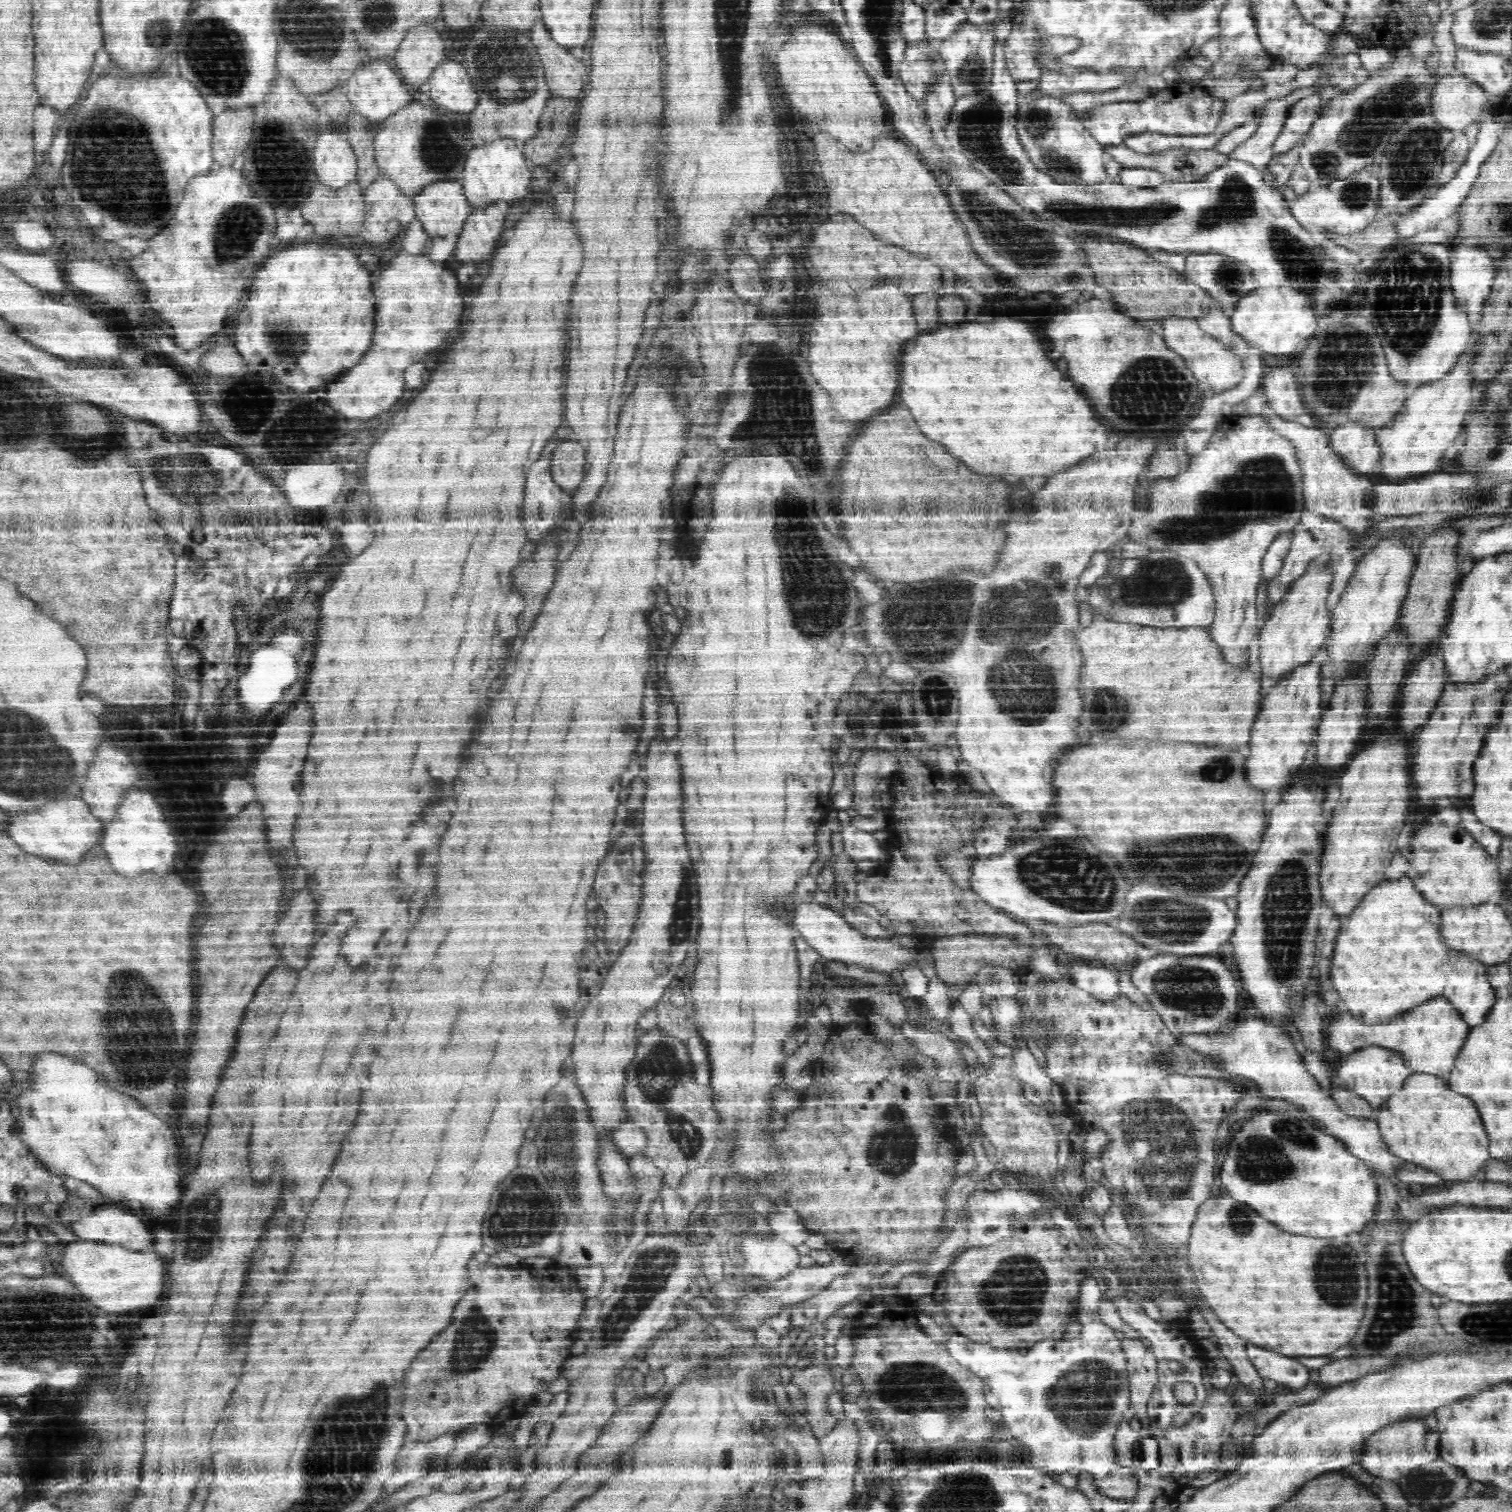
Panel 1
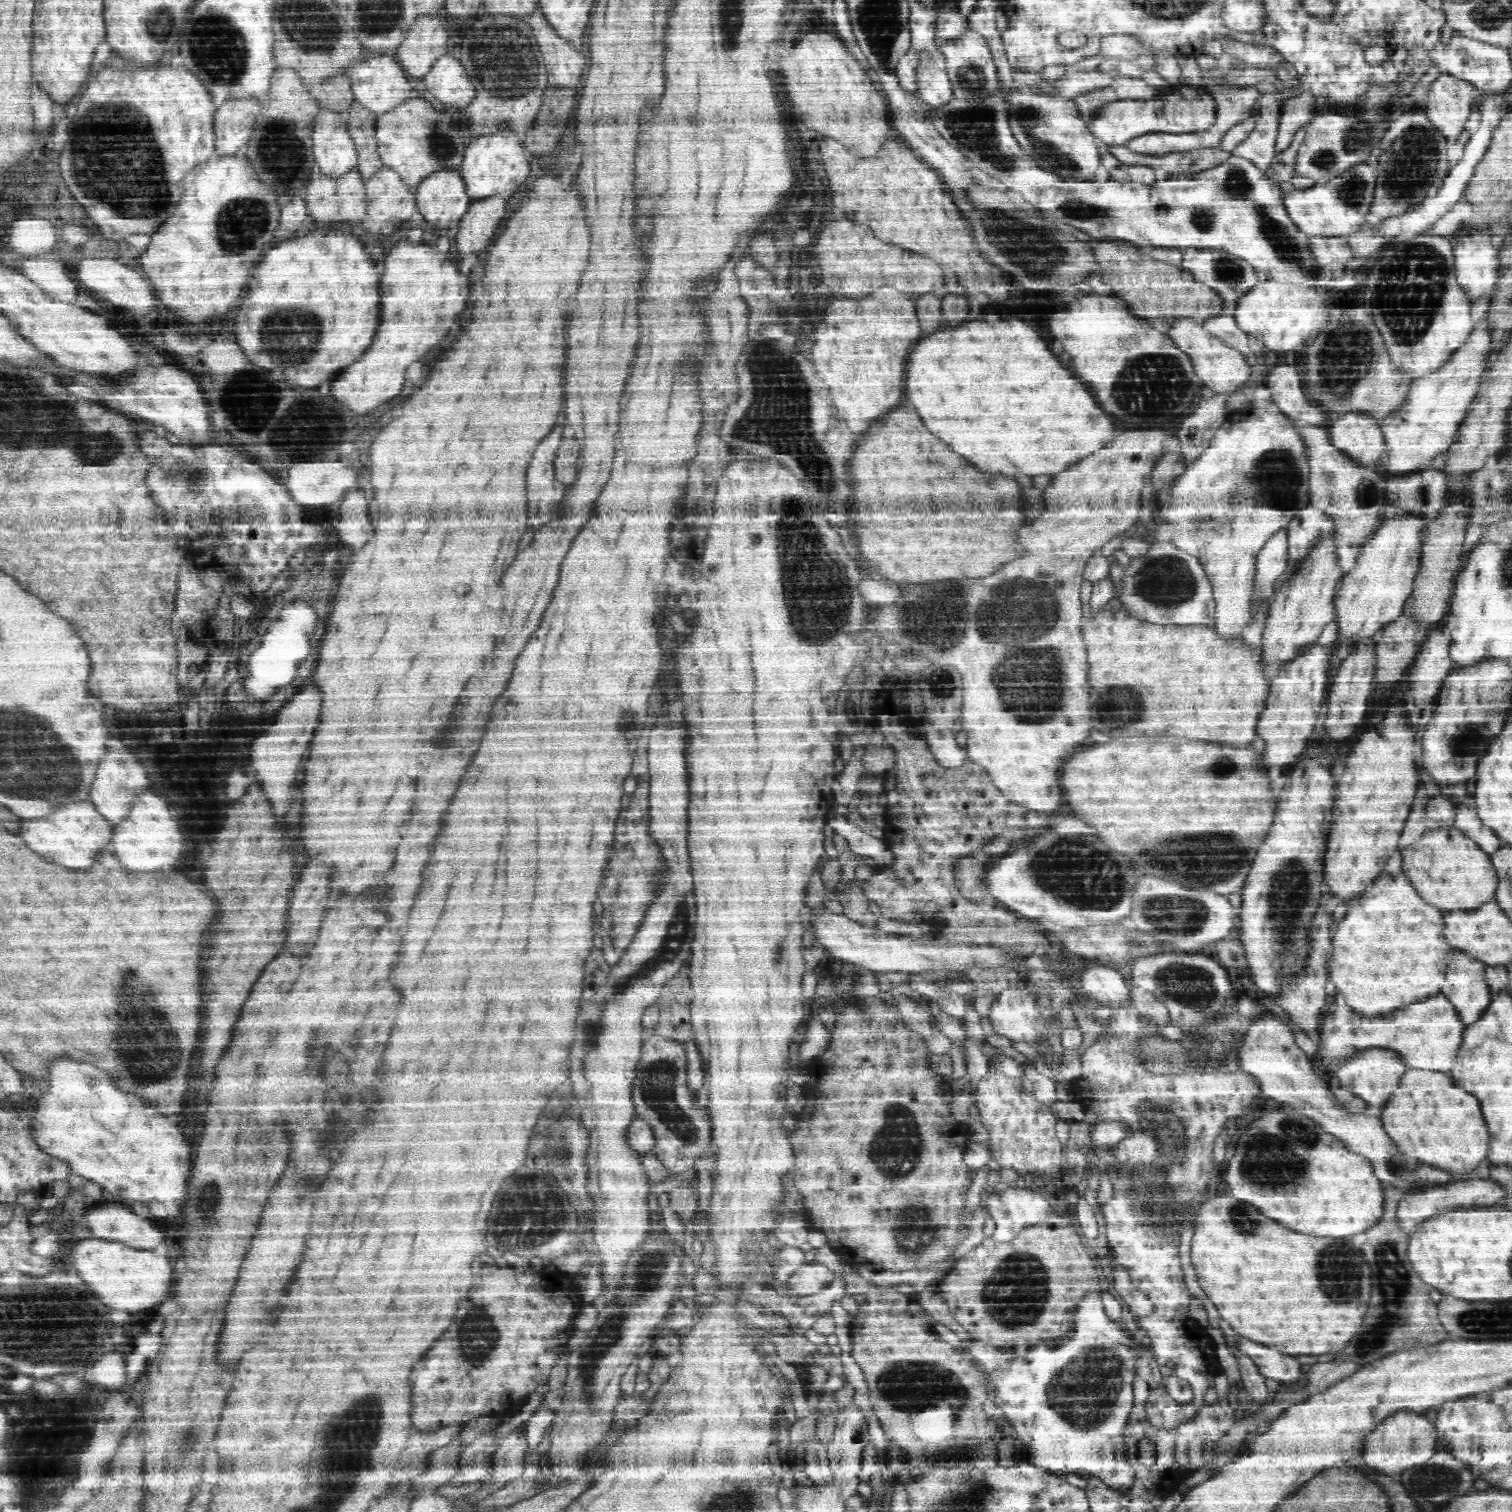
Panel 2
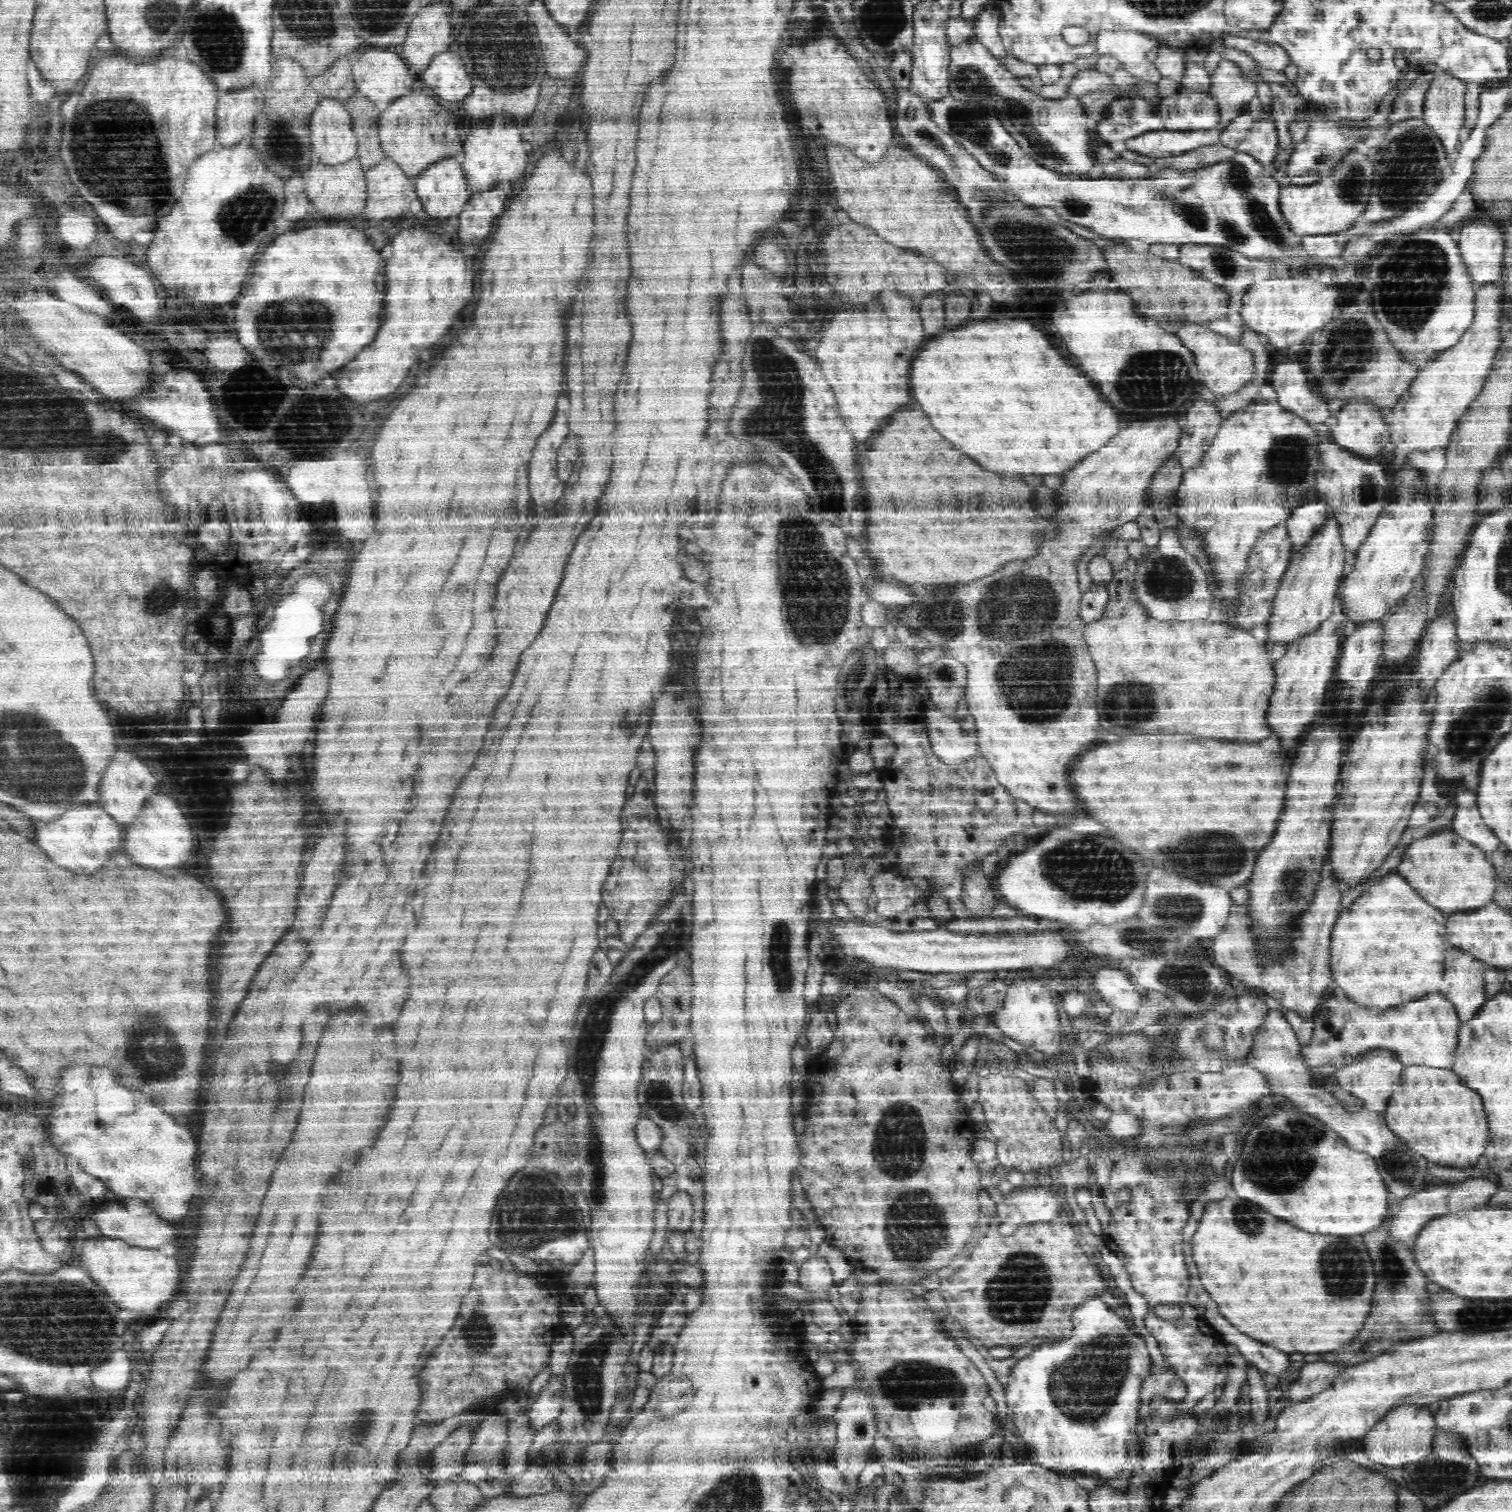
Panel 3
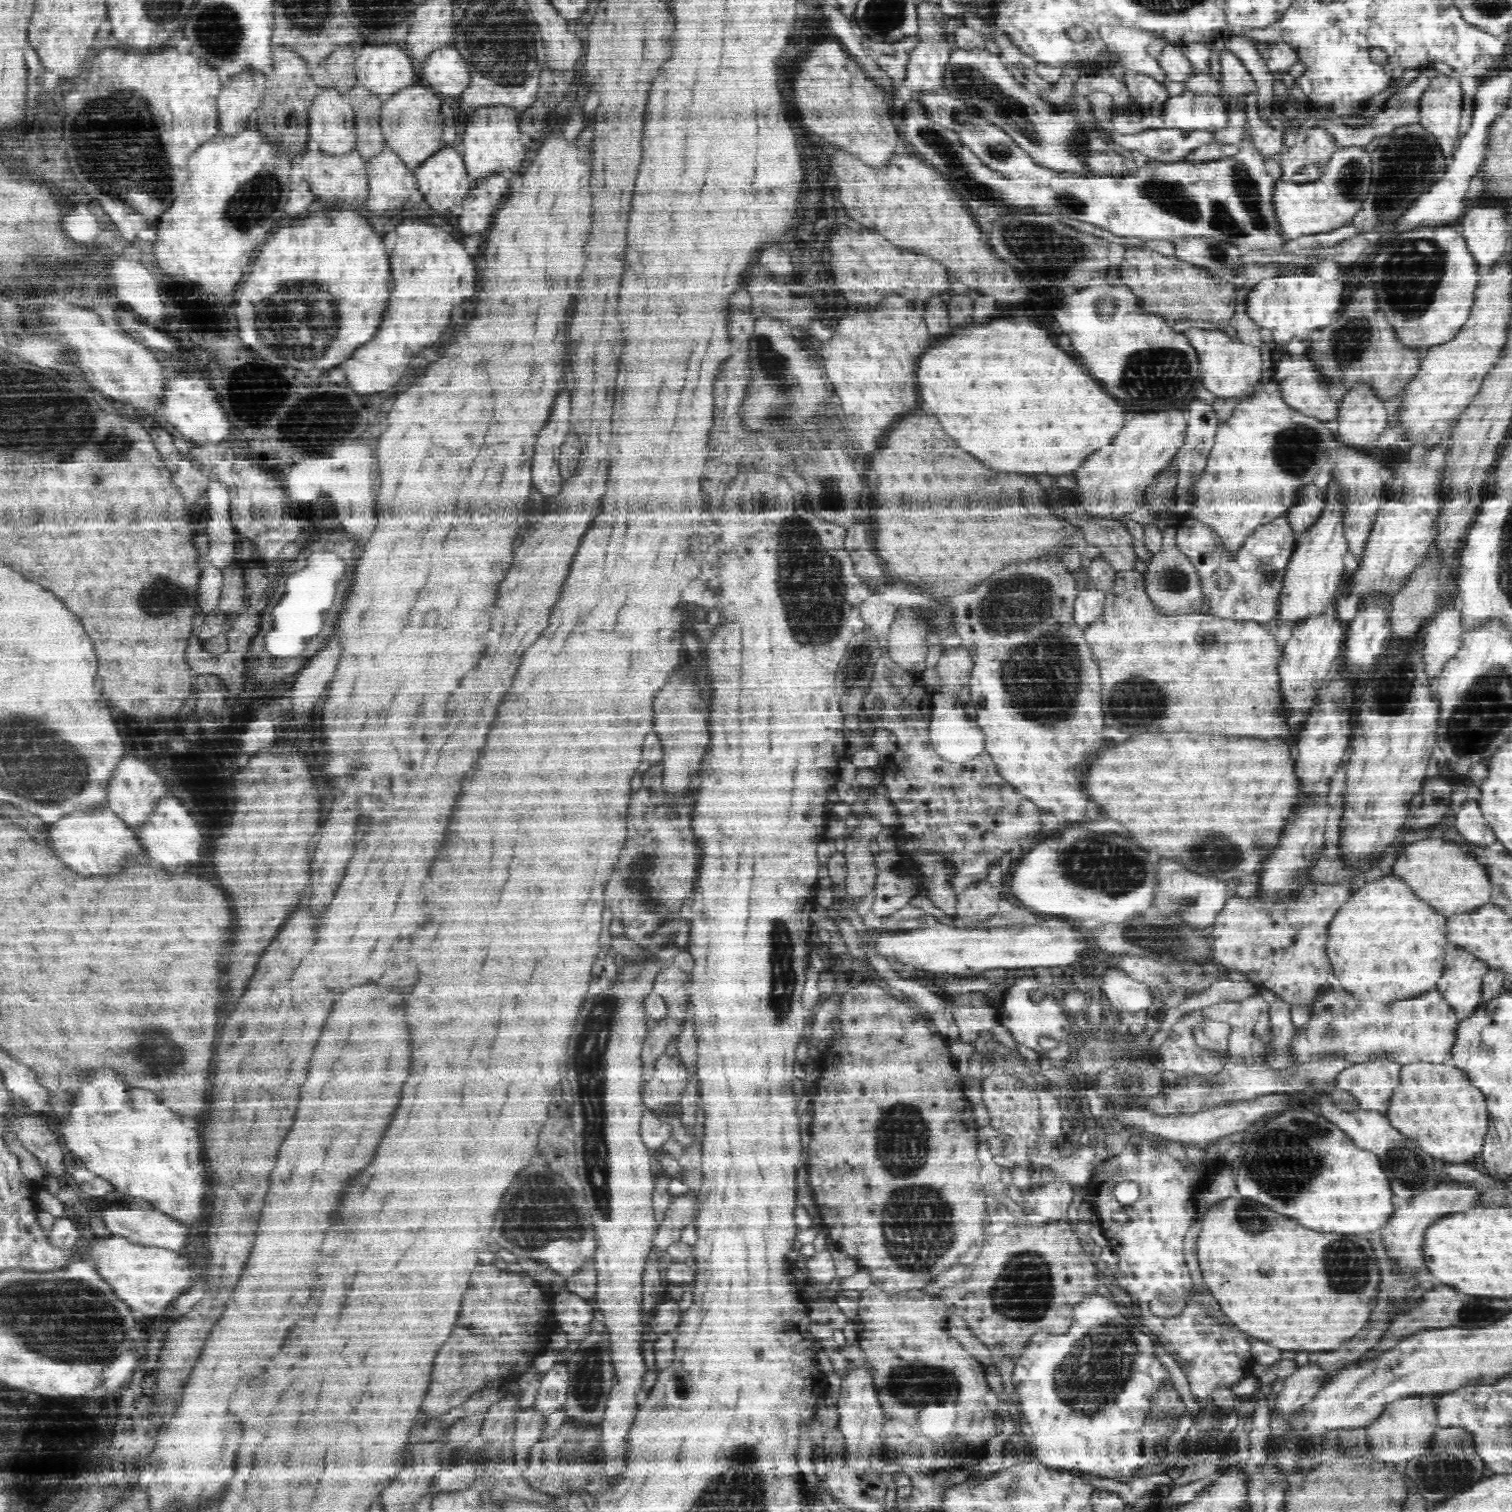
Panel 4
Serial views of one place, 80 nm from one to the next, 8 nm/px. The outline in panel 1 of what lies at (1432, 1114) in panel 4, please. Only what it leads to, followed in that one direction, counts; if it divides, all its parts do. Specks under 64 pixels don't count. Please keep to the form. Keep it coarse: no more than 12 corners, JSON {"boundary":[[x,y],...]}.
{"boundary":[[1412,1072],[1376,1119],[1394,1154],[1469,1181],[1490,1159],[1476,1103]]}

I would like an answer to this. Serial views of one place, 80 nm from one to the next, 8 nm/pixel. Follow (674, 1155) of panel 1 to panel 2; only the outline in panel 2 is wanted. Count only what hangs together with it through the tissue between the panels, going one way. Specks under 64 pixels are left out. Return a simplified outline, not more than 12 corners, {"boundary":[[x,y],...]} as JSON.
{"boundary":[[649,1037],[633,1100],[671,1172],[710,1155],[682,1043]]}

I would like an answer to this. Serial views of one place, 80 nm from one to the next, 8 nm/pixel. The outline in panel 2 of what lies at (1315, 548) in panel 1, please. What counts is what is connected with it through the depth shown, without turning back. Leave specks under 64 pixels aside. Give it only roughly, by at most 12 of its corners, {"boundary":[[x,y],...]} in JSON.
{"boundary":[[1309,503],[1286,527],[1287,575],[1316,540],[1334,530],[1331,516]]}

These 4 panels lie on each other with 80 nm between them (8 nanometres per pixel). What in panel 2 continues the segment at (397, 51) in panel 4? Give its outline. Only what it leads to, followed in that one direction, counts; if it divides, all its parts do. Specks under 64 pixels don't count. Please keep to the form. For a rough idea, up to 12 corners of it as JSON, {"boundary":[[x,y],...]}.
{"boundary":[[393,51],[348,71],[355,98],[379,115],[412,96],[411,76]]}

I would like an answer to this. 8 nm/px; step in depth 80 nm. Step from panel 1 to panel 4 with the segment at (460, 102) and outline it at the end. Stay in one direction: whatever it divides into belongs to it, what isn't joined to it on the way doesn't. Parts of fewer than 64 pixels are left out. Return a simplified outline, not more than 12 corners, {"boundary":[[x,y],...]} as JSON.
{"boundary":[[448,44],[422,62],[434,92],[458,96],[470,81],[462,54]]}

